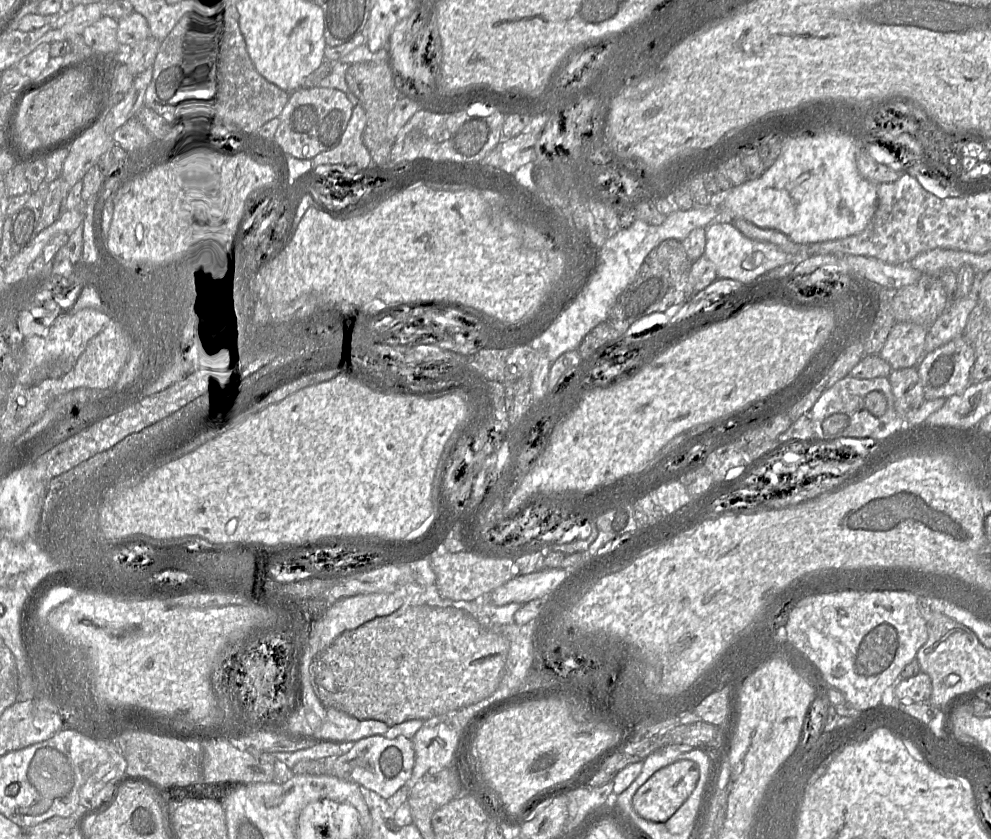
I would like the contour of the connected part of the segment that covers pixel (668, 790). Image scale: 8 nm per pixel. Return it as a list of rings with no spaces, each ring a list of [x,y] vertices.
[[[678,760],[657,770],[633,796],[633,808],[642,818],[665,823],[688,799],[699,779],[698,764],[690,760]]]

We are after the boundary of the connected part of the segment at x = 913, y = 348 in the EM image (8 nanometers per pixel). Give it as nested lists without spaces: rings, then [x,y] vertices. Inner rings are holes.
[[[896,322],[878,355],[892,370],[916,367],[924,356],[928,328],[911,322]]]

